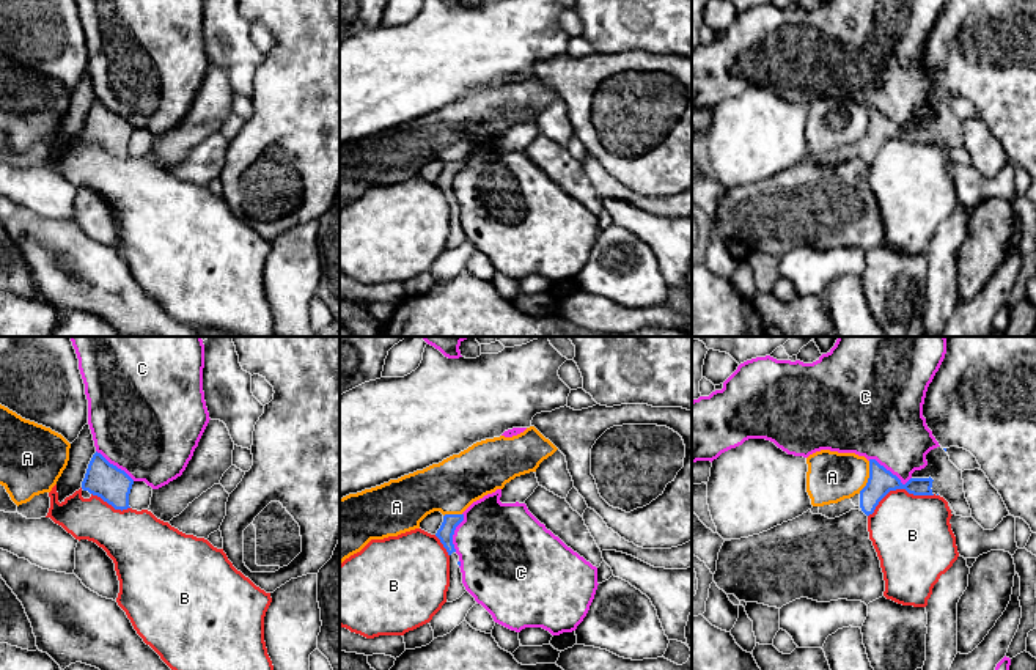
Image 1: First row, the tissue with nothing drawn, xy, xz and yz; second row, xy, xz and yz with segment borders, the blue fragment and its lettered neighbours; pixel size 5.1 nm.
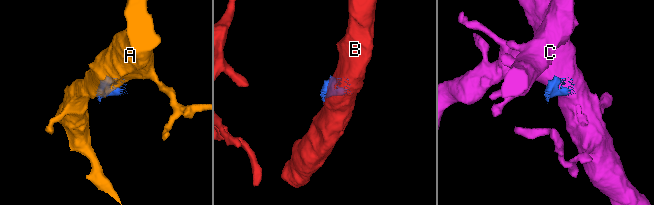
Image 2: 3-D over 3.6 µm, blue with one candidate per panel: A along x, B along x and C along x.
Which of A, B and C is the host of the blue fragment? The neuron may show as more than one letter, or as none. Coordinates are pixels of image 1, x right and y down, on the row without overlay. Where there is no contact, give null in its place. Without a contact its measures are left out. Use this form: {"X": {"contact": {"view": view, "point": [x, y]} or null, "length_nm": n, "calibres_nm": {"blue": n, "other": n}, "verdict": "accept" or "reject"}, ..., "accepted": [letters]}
{"A": {"contact": {"view": "yz", "point": [870, 125]}, "length_nm": 180, "calibres_nm": {"blue": 140, "other": 260}, "verdict": "reject"}, "B": {"contact": {"view": "yz", "point": [900, 136]}, "length_nm": 360, "calibres_nm": {"blue": 140, "other": 400}, "verdict": "reject"}, "C": {"contact": {"view": "yz", "point": [889, 118]}, "length_nm": 240, "calibres_nm": {"blue": 140, "other": 400}, "verdict": "reject"}, "accepted": []}

